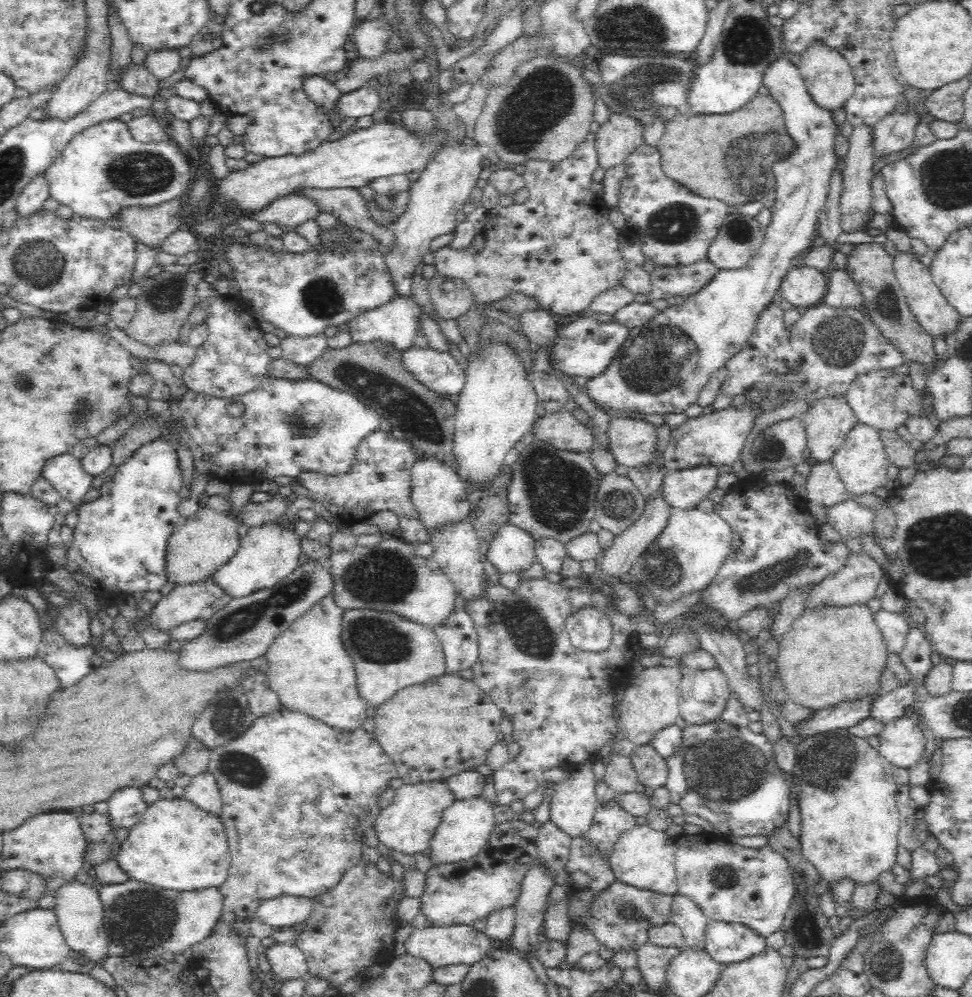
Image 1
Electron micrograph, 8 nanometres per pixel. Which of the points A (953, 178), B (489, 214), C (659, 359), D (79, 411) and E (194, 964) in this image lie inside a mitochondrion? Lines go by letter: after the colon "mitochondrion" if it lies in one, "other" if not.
A: mitochondrion
B: other
C: mitochondrion
D: mitochondrion
E: other

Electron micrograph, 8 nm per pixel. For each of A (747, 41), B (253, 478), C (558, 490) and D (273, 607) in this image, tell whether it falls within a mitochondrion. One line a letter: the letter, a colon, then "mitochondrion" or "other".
A: mitochondrion
B: other
C: mitochondrion
D: mitochondrion

